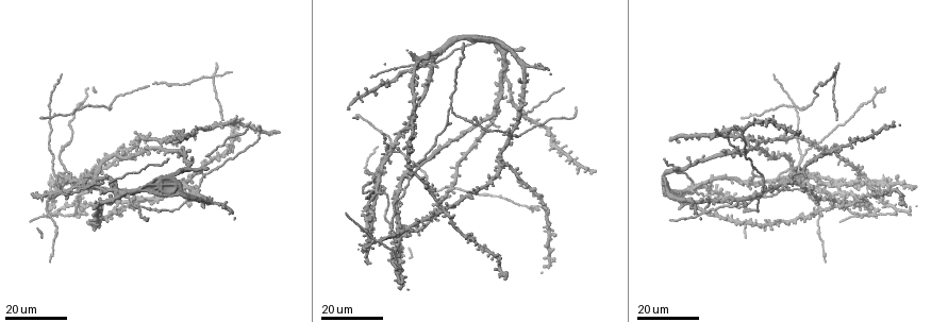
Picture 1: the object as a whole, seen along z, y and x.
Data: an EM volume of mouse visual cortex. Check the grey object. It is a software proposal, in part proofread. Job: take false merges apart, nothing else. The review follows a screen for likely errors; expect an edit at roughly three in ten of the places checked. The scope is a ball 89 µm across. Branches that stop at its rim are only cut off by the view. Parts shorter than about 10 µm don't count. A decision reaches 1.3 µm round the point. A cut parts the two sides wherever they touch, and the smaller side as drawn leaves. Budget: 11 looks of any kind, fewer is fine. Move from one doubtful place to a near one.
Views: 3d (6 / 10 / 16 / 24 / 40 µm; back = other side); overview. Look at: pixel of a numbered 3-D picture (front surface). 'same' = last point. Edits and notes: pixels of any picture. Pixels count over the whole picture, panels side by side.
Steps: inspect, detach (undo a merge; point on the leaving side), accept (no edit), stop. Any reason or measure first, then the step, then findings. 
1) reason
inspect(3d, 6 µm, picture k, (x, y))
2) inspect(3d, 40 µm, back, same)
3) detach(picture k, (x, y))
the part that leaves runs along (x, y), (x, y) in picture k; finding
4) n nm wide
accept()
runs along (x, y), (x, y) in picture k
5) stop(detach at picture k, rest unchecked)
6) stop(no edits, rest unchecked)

small branch off a trunk
inspect(3d, 24 µm, picture 1, (381, 241))

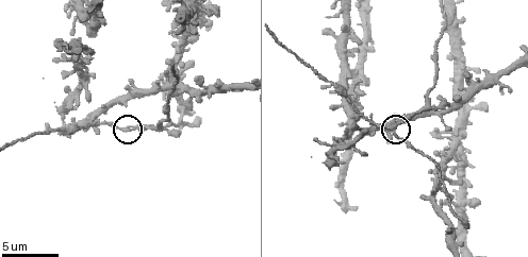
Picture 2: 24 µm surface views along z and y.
inspect(3d, 10 µm, picture 2, (123, 129))

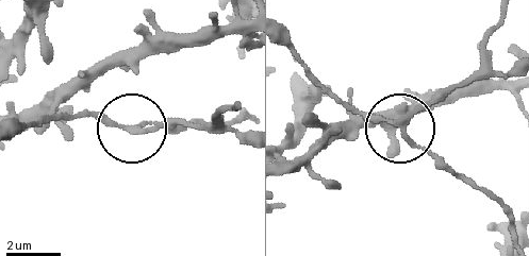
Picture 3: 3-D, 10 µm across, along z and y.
inspect(3d, 6 µm, picture 3, (404, 127))

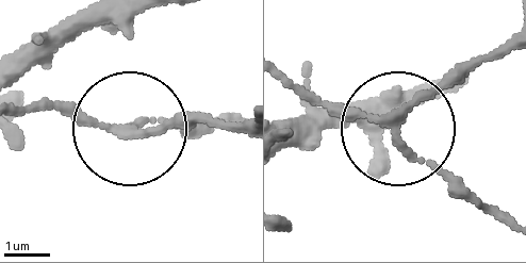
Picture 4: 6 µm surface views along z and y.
side arm 12 µm
accept()
one neuron here

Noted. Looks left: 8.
calibre changes
inspect(3d, 10 µm, picture 2, (437, 68))

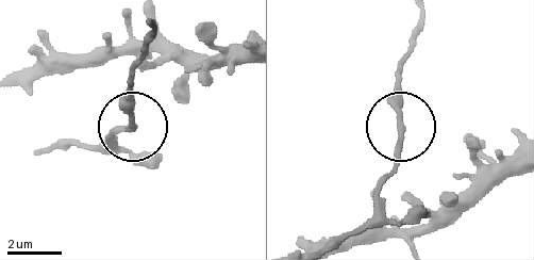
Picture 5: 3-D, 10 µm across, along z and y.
accept()
one neuron here

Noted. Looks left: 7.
three arms meet
inspect(3d, 16 µm, picture 1, (72, 179))

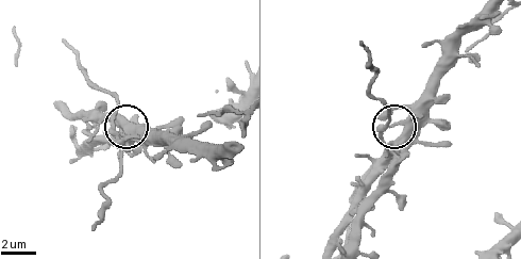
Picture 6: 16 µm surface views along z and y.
inspect(3d, 10 µm, picture 6, (110, 129))

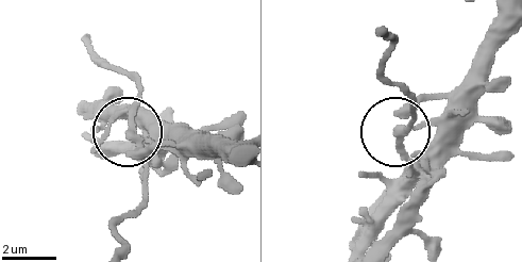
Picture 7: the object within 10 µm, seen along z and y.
210 nm wide
detach(picture 7, (404, 152))
the part that leaves runs along (134, 137), (138, 85), (104, 62), (88, 39) in picture 7; a second neuron is stuck on

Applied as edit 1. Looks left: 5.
redraw
inspect(overview)

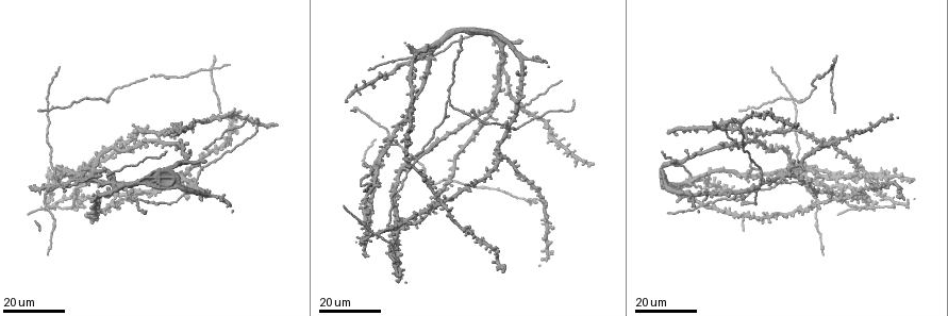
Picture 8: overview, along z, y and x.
looks like a crossing
inspect(3d, 16 µm, picture 8, (375, 171))

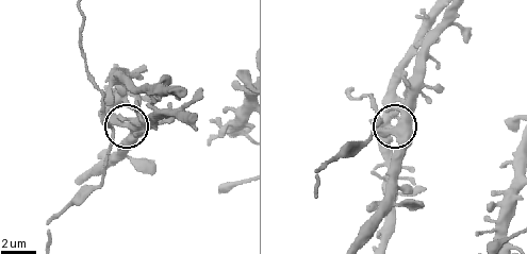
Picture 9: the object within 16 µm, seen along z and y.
closer look
inspect(3d, 6 µm, picture 9, (122, 123))

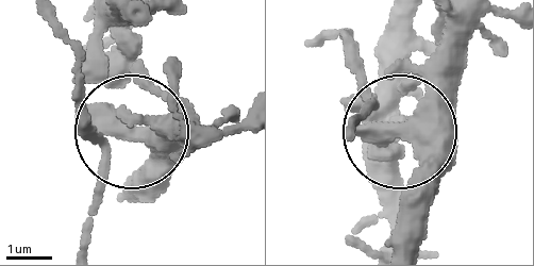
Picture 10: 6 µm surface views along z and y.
side arm 46 µm
accept()
runs along (480, 17), (457, 75), (400, 123), (347, 55) in picture 10; all the same neuron

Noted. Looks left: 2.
side arm on a straight run
inspect(3d, 24 µm, picture 8, (450, 99))

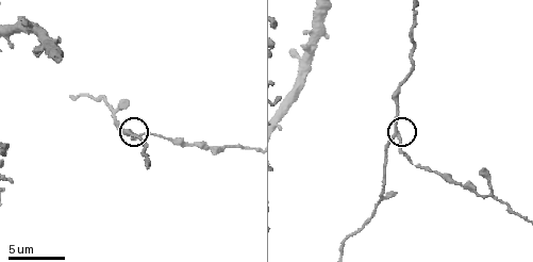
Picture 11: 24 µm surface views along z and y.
inspect(3d, 6 µm, picture 11, (392, 139))

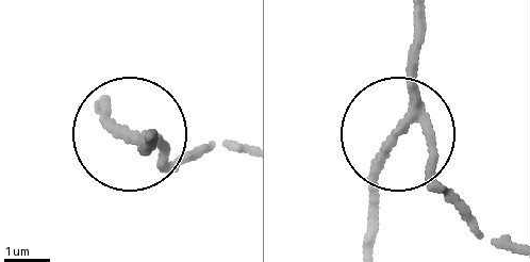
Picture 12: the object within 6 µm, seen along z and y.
accept()
runs along (499, 247), (443, 186), (427, 141), (404, 126), (419, 26) in picture 12; one neuron here

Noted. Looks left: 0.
stop(detach at picture 7, rest unchecked)

